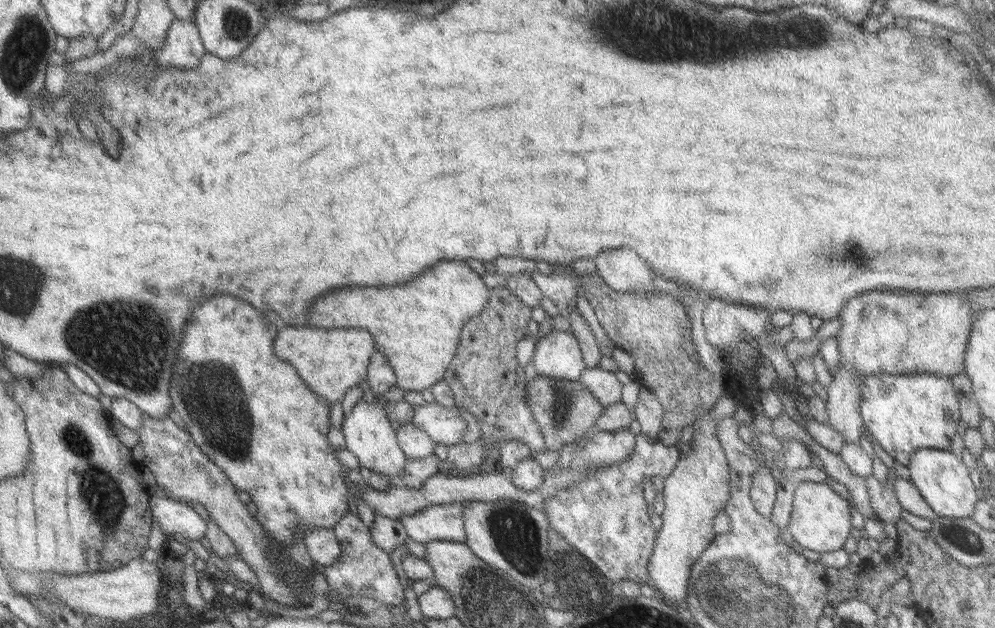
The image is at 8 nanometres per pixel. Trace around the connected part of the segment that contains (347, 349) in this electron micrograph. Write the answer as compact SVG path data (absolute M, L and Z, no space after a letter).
M280 324L278 328L271 345L275 358L291 364L307 388L325 403L339 403L345 392L358 385L367 375L367 363L376 350L367 332L355 328L296 328Z

